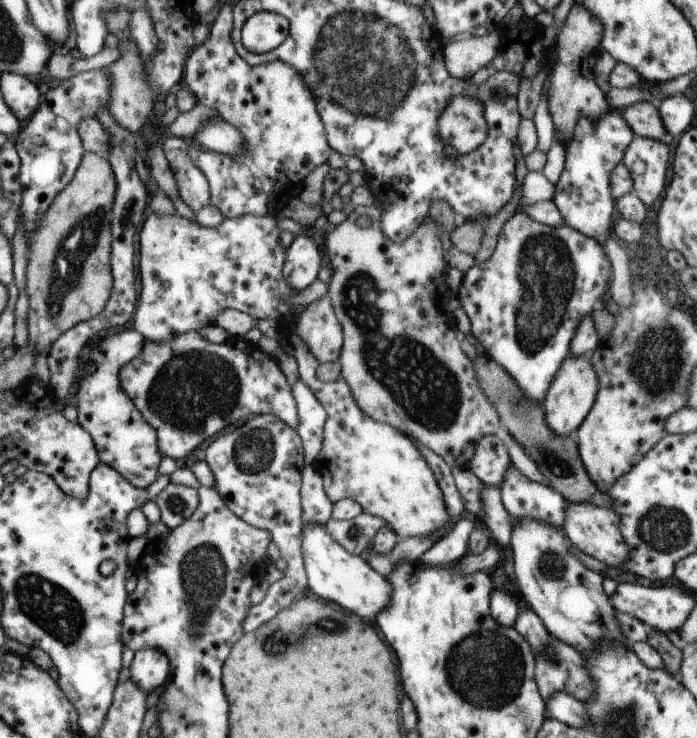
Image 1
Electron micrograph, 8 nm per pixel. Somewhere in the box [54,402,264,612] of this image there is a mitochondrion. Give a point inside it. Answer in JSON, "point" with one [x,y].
{"point":[177,504]}

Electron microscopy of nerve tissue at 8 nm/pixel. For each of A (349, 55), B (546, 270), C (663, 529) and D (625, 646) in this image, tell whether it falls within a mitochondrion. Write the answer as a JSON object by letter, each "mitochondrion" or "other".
{"A":"mitochondrion","B":"mitochondrion","C":"mitochondrion","D":"other"}

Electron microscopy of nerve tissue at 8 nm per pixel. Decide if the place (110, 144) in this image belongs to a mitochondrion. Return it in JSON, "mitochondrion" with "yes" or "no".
{"mitochondrion":"no"}

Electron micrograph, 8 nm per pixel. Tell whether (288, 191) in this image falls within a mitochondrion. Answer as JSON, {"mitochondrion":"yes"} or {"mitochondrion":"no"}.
{"mitochondrion":"no"}

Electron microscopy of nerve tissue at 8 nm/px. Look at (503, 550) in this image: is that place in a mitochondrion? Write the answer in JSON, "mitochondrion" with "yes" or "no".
{"mitochondrion":"no"}

